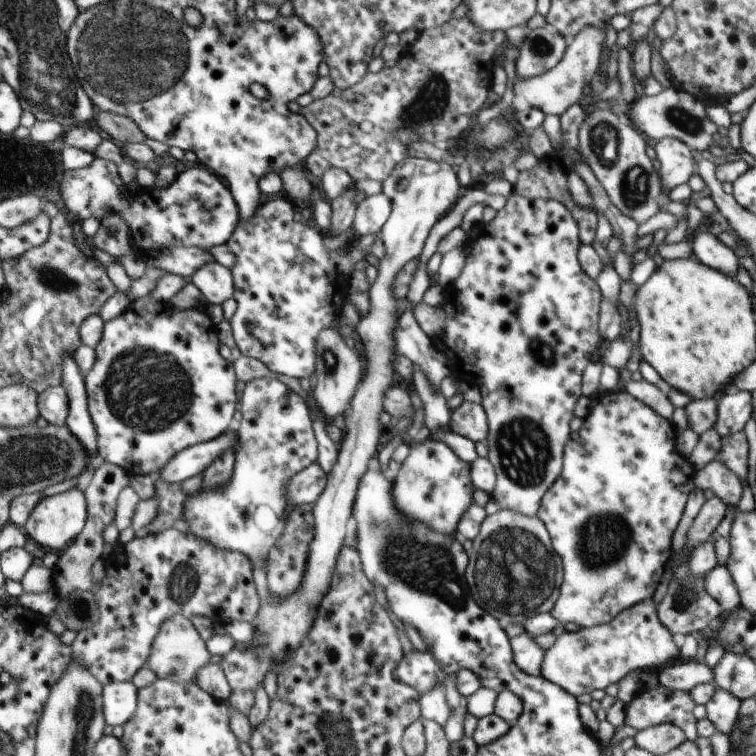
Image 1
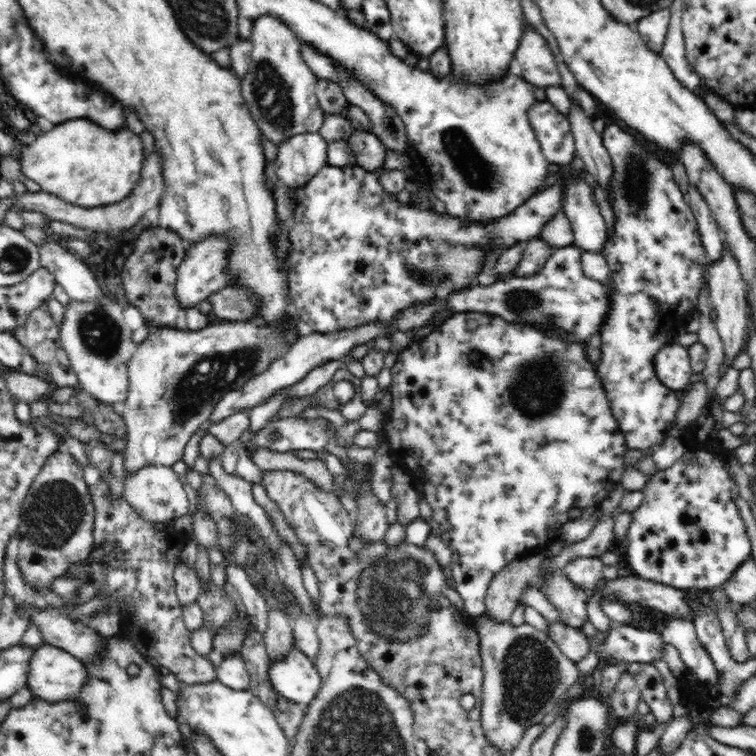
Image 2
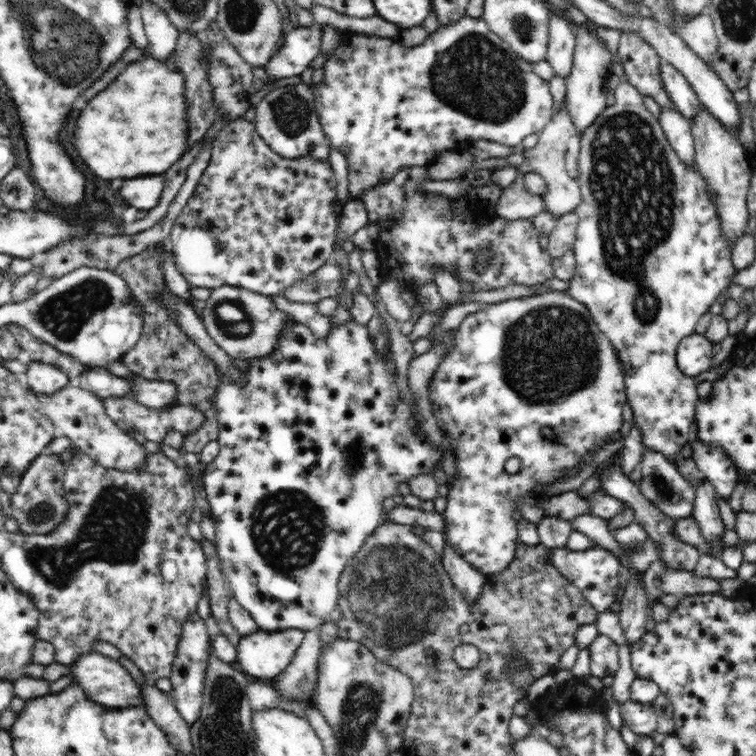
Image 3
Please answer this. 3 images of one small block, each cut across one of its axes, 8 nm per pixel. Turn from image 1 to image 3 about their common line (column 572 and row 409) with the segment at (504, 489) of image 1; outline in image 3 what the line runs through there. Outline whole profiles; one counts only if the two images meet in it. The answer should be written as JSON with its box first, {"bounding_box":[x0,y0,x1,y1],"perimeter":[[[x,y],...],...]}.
{"bounding_box":[203,321,442,633],"perimeter":[[[348,321],[345,325],[332,326],[326,338],[318,338],[309,326],[300,322],[290,324],[280,334],[280,342],[268,356],[248,361],[249,368],[243,372],[247,379],[244,387],[222,379],[215,397],[215,410],[219,425],[218,456],[208,463],[203,473],[203,485],[208,495],[211,507],[211,518],[216,531],[216,555],[218,564],[226,582],[232,589],[236,599],[258,623],[259,630],[273,633],[276,631],[297,628],[304,632],[318,629],[321,624],[328,622],[330,612],[337,609],[340,589],[337,587],[346,565],[357,555],[366,539],[374,529],[382,523],[384,500],[396,496],[397,484],[406,482],[418,474],[441,475],[442,449],[432,447],[420,435],[420,421],[418,417],[418,403],[414,399],[412,406],[408,406],[399,398],[396,384],[396,374],[388,371],[385,353],[380,353],[374,347],[374,341],[368,337],[368,329],[364,324]]]}

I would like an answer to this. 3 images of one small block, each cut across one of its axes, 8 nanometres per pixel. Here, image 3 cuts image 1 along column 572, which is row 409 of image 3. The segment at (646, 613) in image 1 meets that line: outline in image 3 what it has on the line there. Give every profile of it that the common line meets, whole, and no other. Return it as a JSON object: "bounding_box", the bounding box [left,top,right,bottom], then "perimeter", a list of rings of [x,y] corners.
{"bounding_box":[565,80,736,463],"perimeter":[[[622,80],[612,93],[615,96],[615,103],[607,106],[602,114],[580,134],[579,140],[576,140],[579,146],[579,170],[576,180],[581,188],[581,201],[574,210],[578,217],[573,246],[576,268],[573,276],[567,280],[568,287],[565,290],[574,300],[580,301],[588,308],[596,326],[609,338],[617,352],[625,373],[627,402],[634,413],[633,424],[638,426],[640,433],[642,433],[642,445],[650,451],[660,452],[660,454],[667,456],[670,462],[678,463],[678,455],[689,442],[690,426],[695,421],[699,397],[695,378],[684,375],[677,366],[677,348],[682,339],[695,333],[698,319],[709,311],[716,298],[733,283],[732,277],[736,270],[731,257],[732,244],[722,234],[717,206],[713,203],[711,190],[707,189],[705,180],[698,172],[697,166],[686,167],[682,163],[682,158],[678,158],[664,134],[659,119],[646,108],[643,96],[638,92],[638,89],[634,88],[634,85],[630,84],[628,80]]]}

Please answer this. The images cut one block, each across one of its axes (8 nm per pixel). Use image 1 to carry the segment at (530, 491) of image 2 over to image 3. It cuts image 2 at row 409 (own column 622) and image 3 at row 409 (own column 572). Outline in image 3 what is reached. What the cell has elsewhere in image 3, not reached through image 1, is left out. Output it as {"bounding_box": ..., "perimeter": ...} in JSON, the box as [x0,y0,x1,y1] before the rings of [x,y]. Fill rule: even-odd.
{"bounding_box":[429,291,627,574],"perimeter":[[[546,291],[539,295],[532,295],[516,299],[508,299],[499,303],[484,305],[482,310],[467,315],[453,332],[451,347],[444,355],[444,360],[438,364],[433,373],[432,383],[429,386],[429,400],[432,404],[431,413],[436,419],[438,429],[454,440],[454,458],[456,463],[456,477],[447,481],[448,495],[445,497],[446,510],[444,510],[445,531],[443,532],[447,544],[453,546],[455,552],[461,554],[466,562],[469,562],[482,574],[496,574],[508,568],[518,548],[518,522],[523,519],[517,508],[517,501],[525,496],[542,499],[540,484],[554,484],[560,480],[566,480],[575,476],[570,473],[573,466],[588,456],[588,452],[602,450],[611,443],[615,433],[623,426],[624,404],[627,403],[625,394],[625,373],[618,359],[617,352],[609,341],[609,338],[596,326],[590,311],[584,304],[574,300],[567,291]],[[542,428],[552,428],[556,435],[556,442],[549,441],[546,434],[542,434]],[[508,458],[518,458],[521,462],[520,470],[509,474],[504,466]]]}

